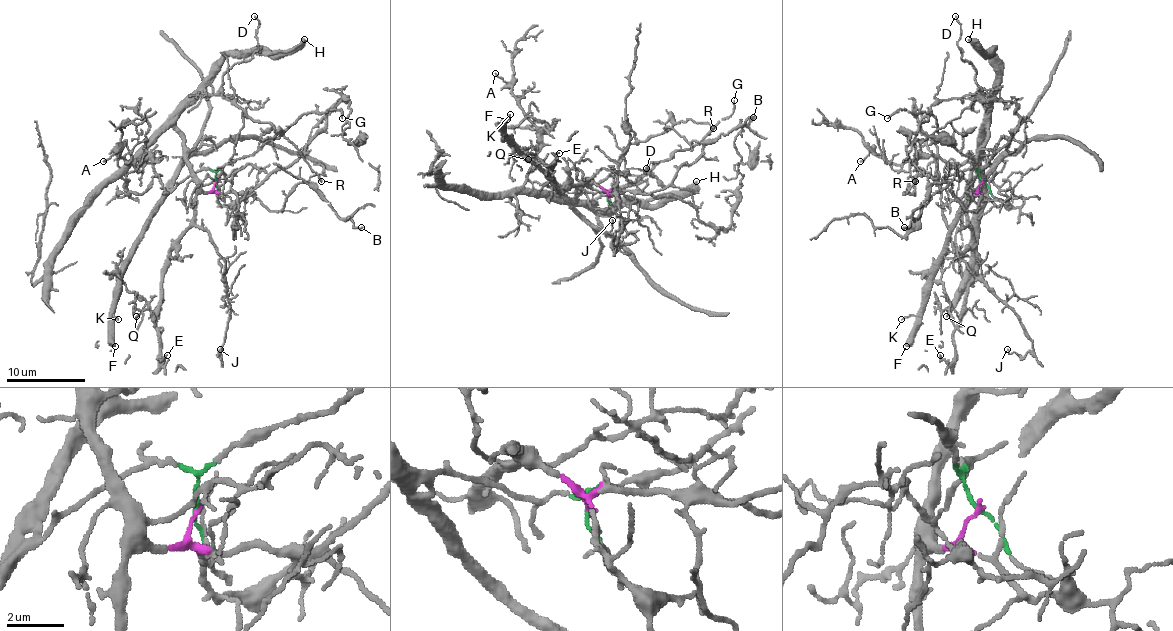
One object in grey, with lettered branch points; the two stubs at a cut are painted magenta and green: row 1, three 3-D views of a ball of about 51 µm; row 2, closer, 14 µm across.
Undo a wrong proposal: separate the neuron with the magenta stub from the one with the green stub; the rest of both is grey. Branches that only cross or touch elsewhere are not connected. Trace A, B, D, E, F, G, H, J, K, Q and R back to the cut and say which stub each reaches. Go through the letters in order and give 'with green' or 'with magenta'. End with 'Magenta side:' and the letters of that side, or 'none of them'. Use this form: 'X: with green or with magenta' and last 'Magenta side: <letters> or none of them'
A: with magenta
B: with magenta
D: with magenta
E: with magenta
F: with green
G: with green
H: with magenta
J: with magenta
K: with green
Q: with magenta
R: with magenta
Magenta side: A, B, D, E, H, J, Q, R

